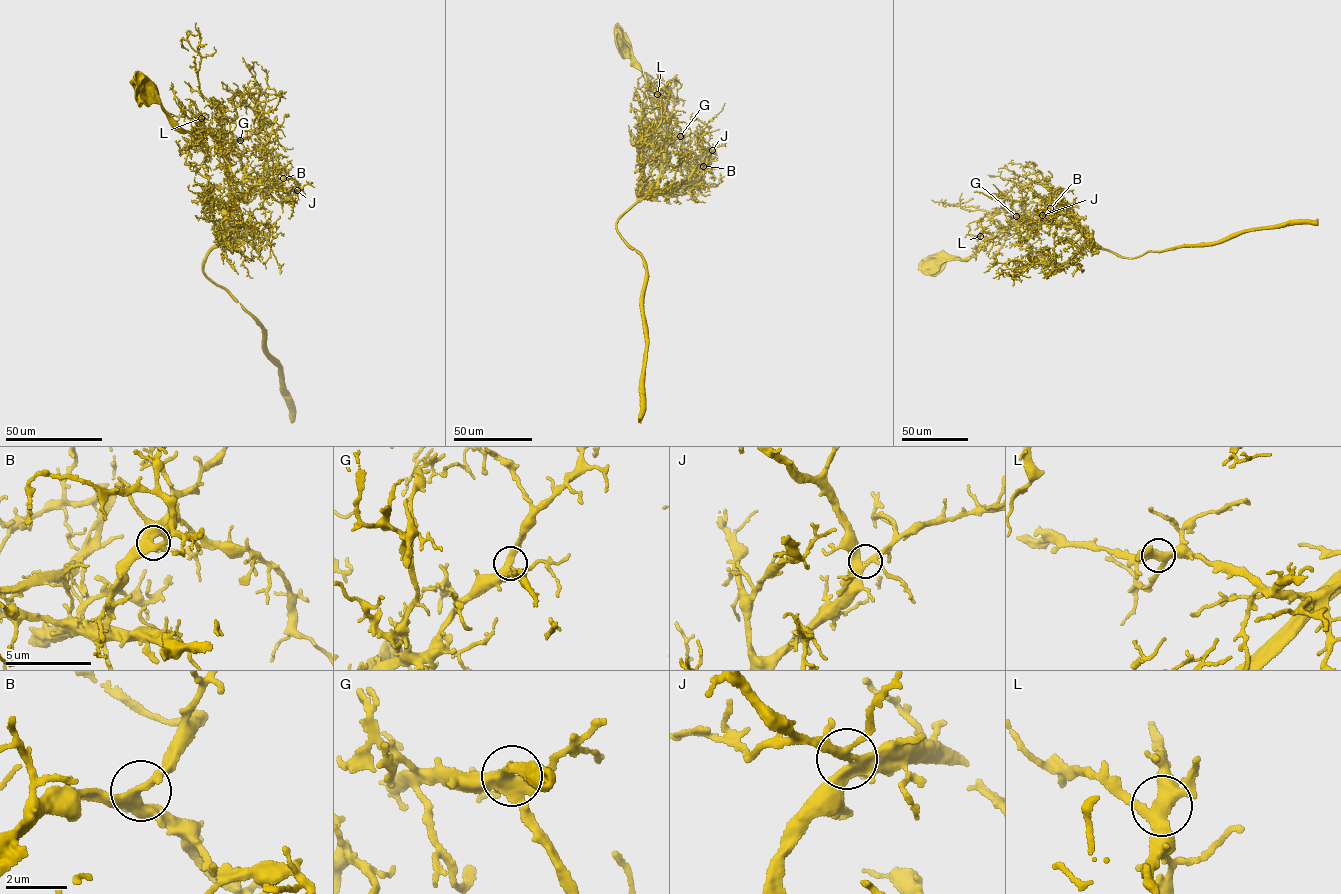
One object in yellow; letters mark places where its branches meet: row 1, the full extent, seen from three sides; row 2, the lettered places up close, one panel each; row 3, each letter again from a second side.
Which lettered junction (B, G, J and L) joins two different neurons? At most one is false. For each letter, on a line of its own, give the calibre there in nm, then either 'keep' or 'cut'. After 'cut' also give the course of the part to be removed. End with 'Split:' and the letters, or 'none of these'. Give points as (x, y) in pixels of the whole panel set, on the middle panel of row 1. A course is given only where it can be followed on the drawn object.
B: 400 nm | keep
G: 360 nm | keep
J: 320 nm | keep
L: 360 nm | keep
Split: none of these

